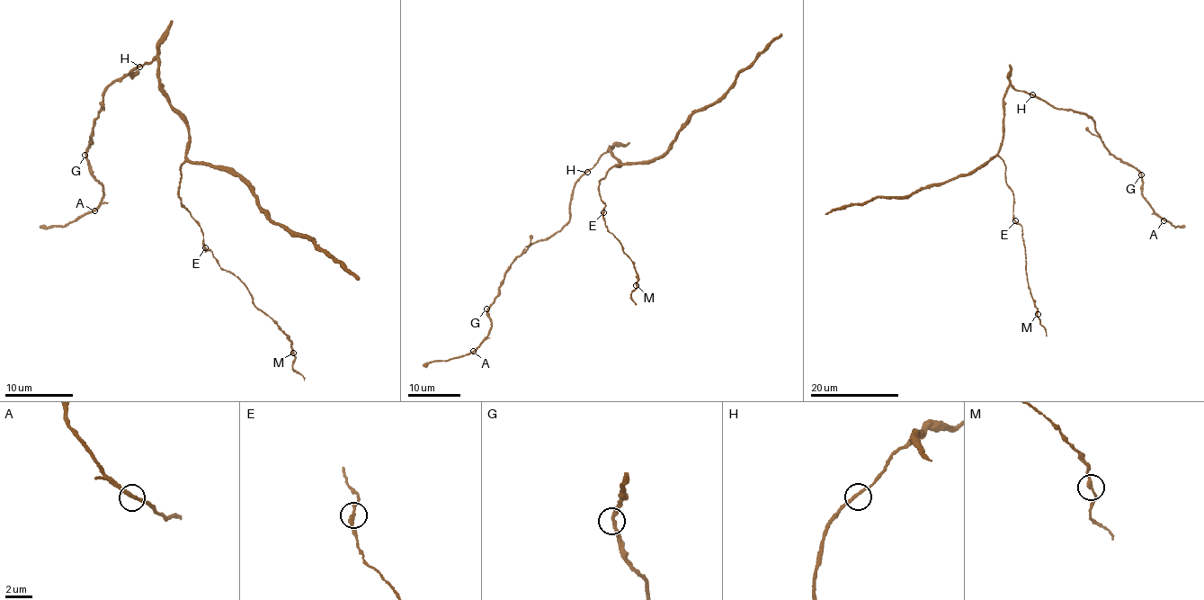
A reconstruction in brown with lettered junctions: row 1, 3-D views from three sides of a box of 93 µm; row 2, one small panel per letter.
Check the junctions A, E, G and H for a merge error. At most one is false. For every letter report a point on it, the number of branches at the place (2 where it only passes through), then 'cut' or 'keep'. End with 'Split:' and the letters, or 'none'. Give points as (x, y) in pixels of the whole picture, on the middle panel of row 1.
A: (473, 351) | 2 | keep
E: (603, 212) | 2 | keep
G: (486, 308) | 2 | keep
H: (587, 172) | 2 | keep
Split: none

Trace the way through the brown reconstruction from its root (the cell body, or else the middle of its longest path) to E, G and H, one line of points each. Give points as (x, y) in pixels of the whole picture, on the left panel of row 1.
E: (154, 61), (158, 66), (161, 93), (187, 127), (179, 201), (200, 228), (204, 248)
G: (154, 61), (106, 89), (84, 155)
H: (154, 61), (145, 61), (139, 67)

